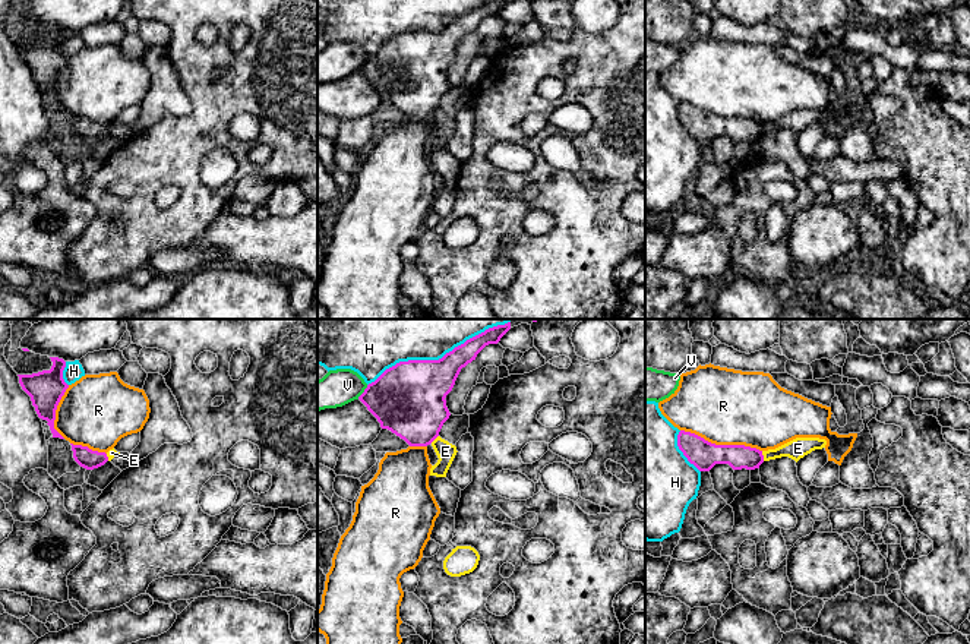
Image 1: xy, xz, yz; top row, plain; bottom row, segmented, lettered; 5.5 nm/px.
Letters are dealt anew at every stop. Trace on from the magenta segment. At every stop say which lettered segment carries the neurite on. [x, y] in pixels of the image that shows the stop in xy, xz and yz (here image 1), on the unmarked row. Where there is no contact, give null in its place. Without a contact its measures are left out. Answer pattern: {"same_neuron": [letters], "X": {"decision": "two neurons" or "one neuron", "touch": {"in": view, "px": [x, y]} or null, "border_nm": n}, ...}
{"same_neuron": [], "E": {"decision": "two neurons", "touch": {"in": "yz", "px": [762, 128]}, "border_nm": 60}, "H": {"decision": "two neurons", "touch": {"in": "xz", "px": [427, 32]}, "border_nm": 750}, "R": {"decision": "two neurons", "touch": {"in": "yz", "px": [722, 117]}, "border_nm": 460}, "V": {"decision": "two neurons", "touch": {"in": "xz", "px": [363, 65]}, "border_nm": 100}}

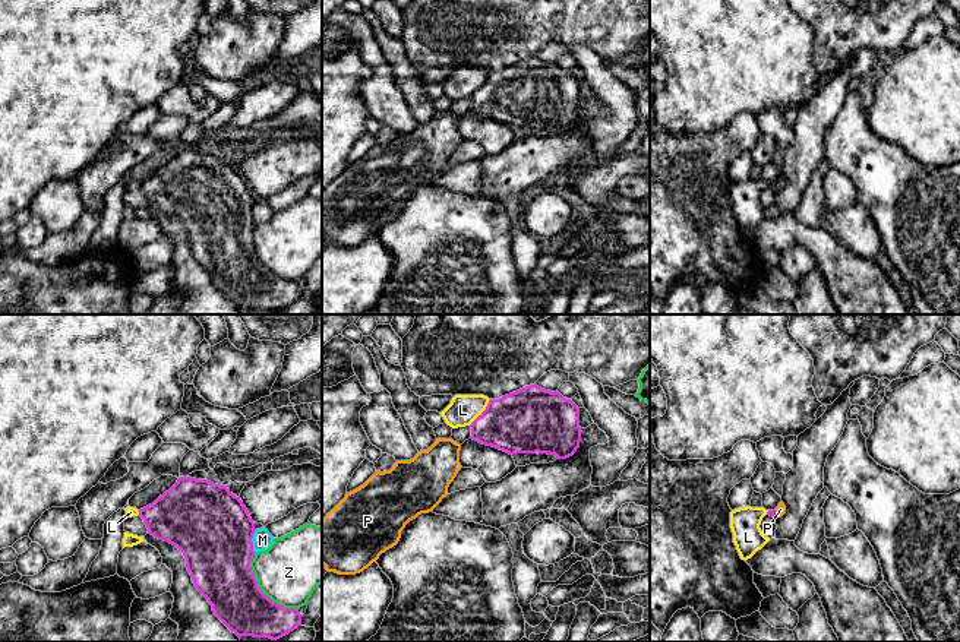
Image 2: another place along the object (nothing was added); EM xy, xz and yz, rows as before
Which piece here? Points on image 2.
{"same_neuron": ["P"], "L": {"decision": "two neurons", "touch": {"in": "xz", "px": [482, 85]}, "border_nm": 190}, "M": {"decision": "two neurons", "touch": {"in": "xy", "px": [250, 214]}, "border_nm": 130}, "P": {"decision": "one neuron", "touch": {"in": "yz", "px": [776, 186]}, "border_nm": 50}, "Z": {"decision": "two neurons", "touch": {"in": "xy", "px": [259, 262]}, "border_nm": 400}}

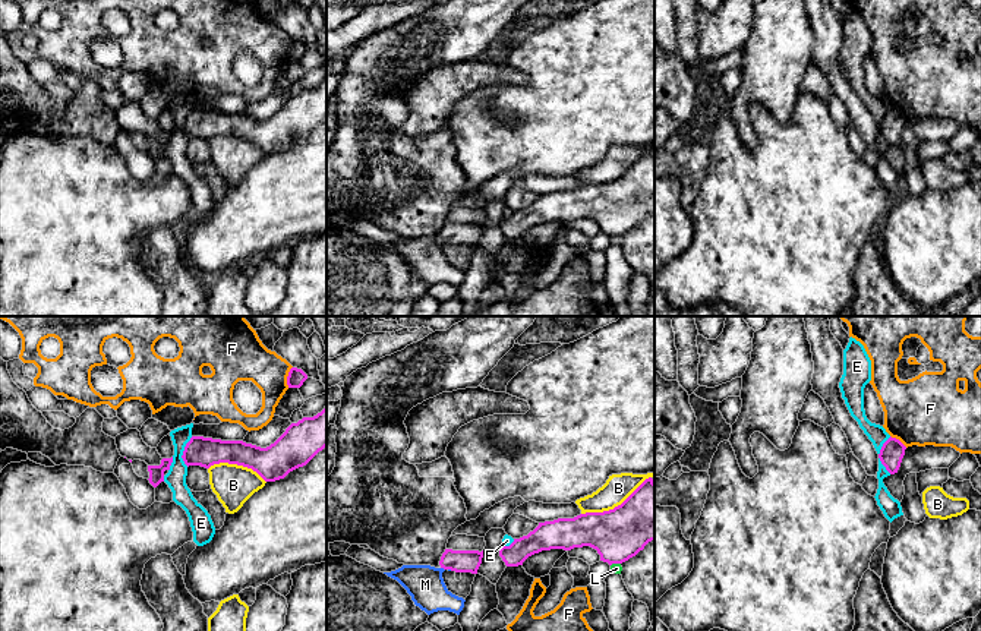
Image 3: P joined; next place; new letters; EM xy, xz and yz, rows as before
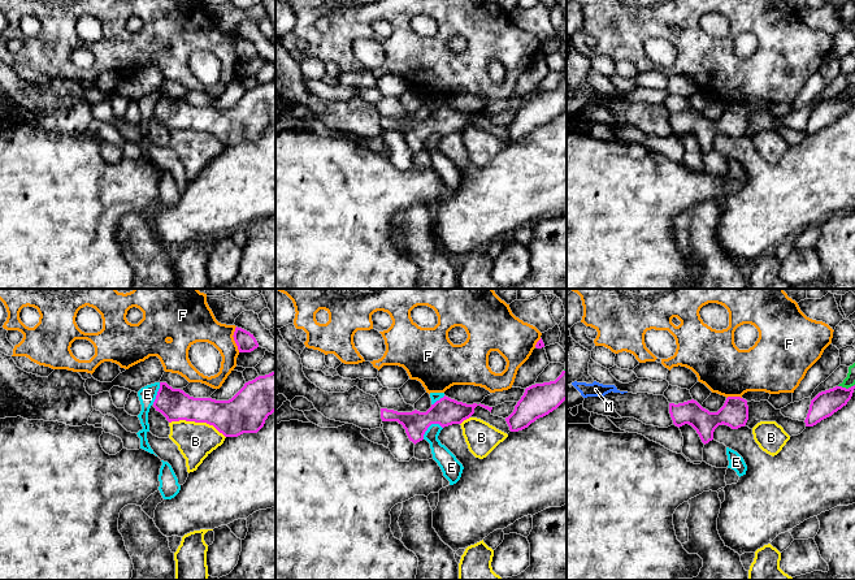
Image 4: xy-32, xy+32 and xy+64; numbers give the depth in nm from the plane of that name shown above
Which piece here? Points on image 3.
{"same_neuron": ["M"], "B": {"decision": "two neurons", "touch": {"in": "xz", "px": [615, 179]}, "border_nm": 440}, "E": {"decision": "two neurons", "touch": {"in": "xy", "px": [183, 123]}, "border_nm": 170}, "F": {"decision": "two neurons", "touch": {"in": "xy", "px": [287, 49]}, "border_nm": 120}, "L": {"decision": "two neurons", "touch": {"in": "xz", "px": [615, 234]}, "border_nm": 60}, "M": {"decision": "one neuron", "touch": {"in": "xz", "px": [442, 239]}, "border_nm": 30}}

